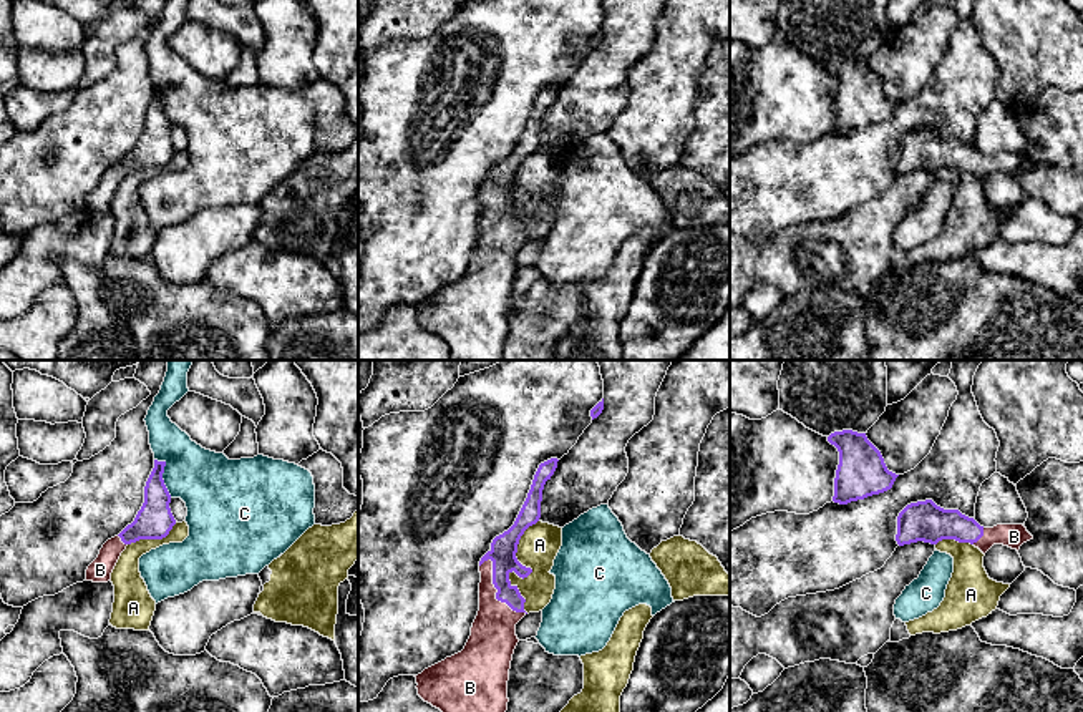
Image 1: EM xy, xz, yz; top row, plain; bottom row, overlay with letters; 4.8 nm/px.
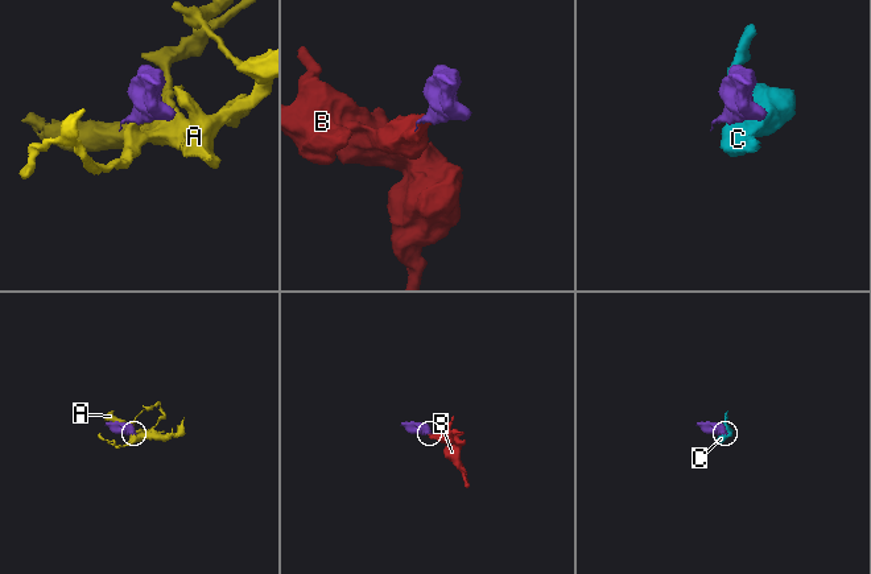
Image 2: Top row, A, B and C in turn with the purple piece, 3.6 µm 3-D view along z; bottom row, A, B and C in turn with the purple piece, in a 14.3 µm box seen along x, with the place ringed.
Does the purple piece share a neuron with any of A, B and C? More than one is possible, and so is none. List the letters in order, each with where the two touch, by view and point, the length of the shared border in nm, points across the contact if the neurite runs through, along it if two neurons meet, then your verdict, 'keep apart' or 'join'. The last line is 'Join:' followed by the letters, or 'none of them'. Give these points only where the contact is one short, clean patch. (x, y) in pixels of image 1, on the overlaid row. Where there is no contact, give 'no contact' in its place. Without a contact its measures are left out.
A: contact xz (529, 573); length 460 nm; keep apart
B: contact xz (498, 591); length 340 nm; way xz (503, 551), (498, 563), (498, 591), (493, 639); join
C: contact xy (161, 475); length 200 nm; border xy (155, 458), (165, 463), (163, 483), (171, 497); keep apart
Join: B

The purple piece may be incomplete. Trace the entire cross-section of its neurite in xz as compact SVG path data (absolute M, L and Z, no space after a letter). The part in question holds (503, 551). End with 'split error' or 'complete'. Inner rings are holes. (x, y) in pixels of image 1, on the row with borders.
M551 458L539 465L514 524L493 539L491 549L479 561L479 611L464 649L415 675L418 695L441 712L508 710L509 669L514 649L519 642L516 624L526 616L526 599L521 596L517 586L511 584L509 574L514 571L524 579L532 573L531 568L526 568L517 561L517 544L524 531L541 518L542 490L546 481L554 475L557 461L557 458Z; split error

